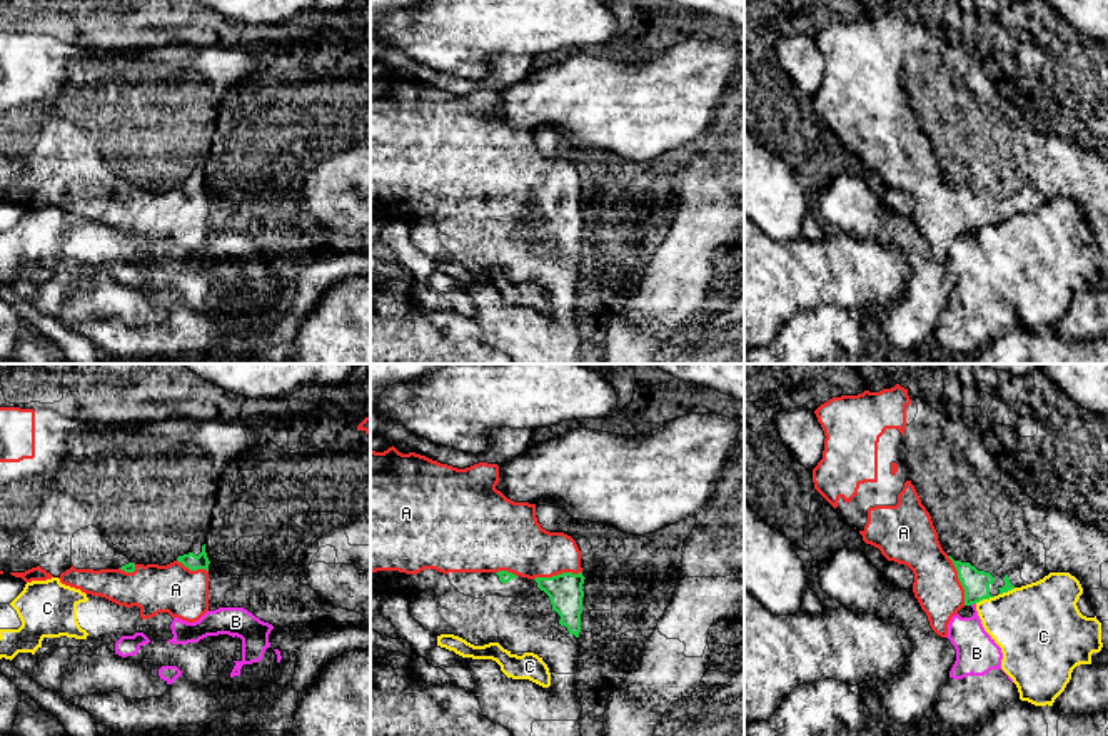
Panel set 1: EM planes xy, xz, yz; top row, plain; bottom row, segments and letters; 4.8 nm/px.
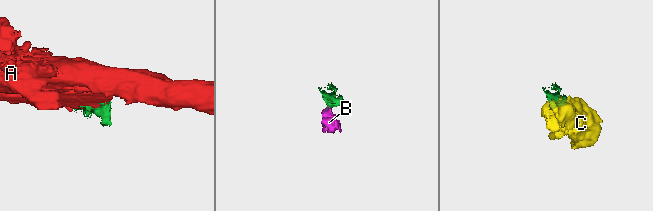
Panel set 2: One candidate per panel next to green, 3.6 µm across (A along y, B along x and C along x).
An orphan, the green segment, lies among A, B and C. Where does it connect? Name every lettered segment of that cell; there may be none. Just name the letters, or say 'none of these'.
A

